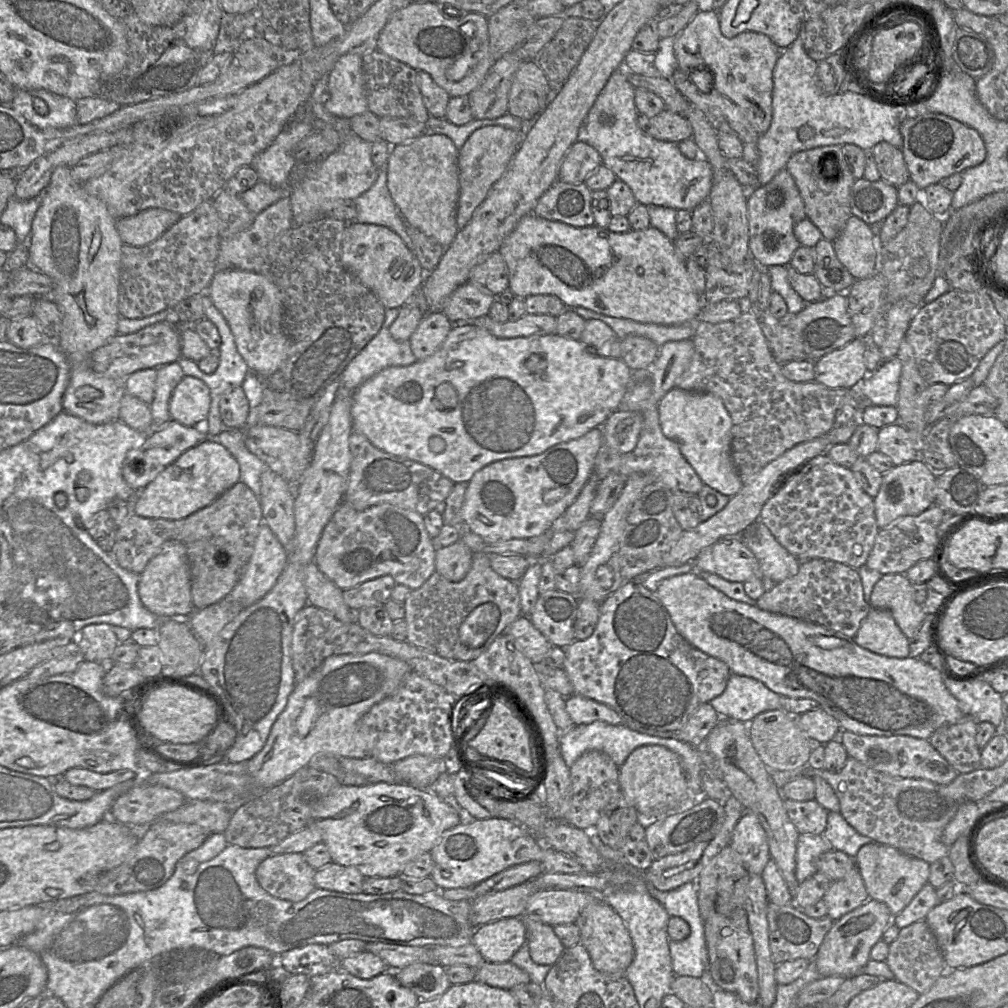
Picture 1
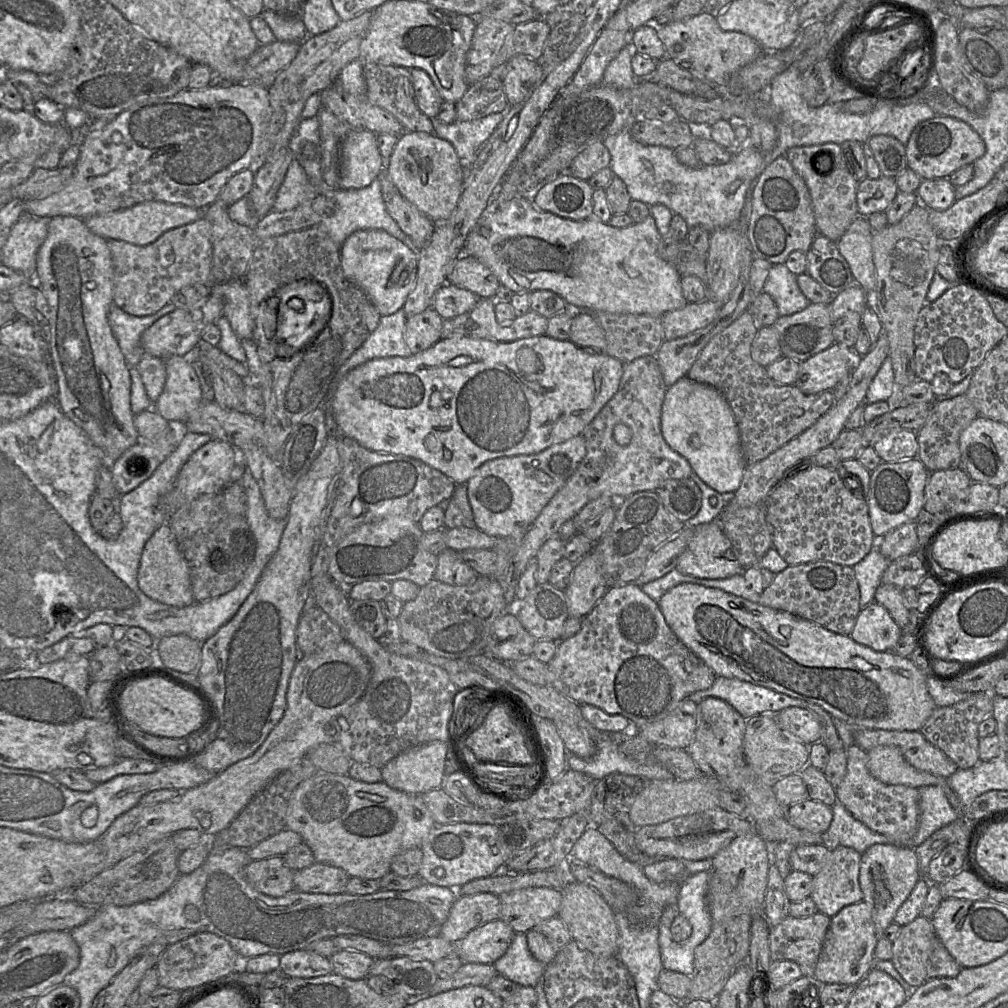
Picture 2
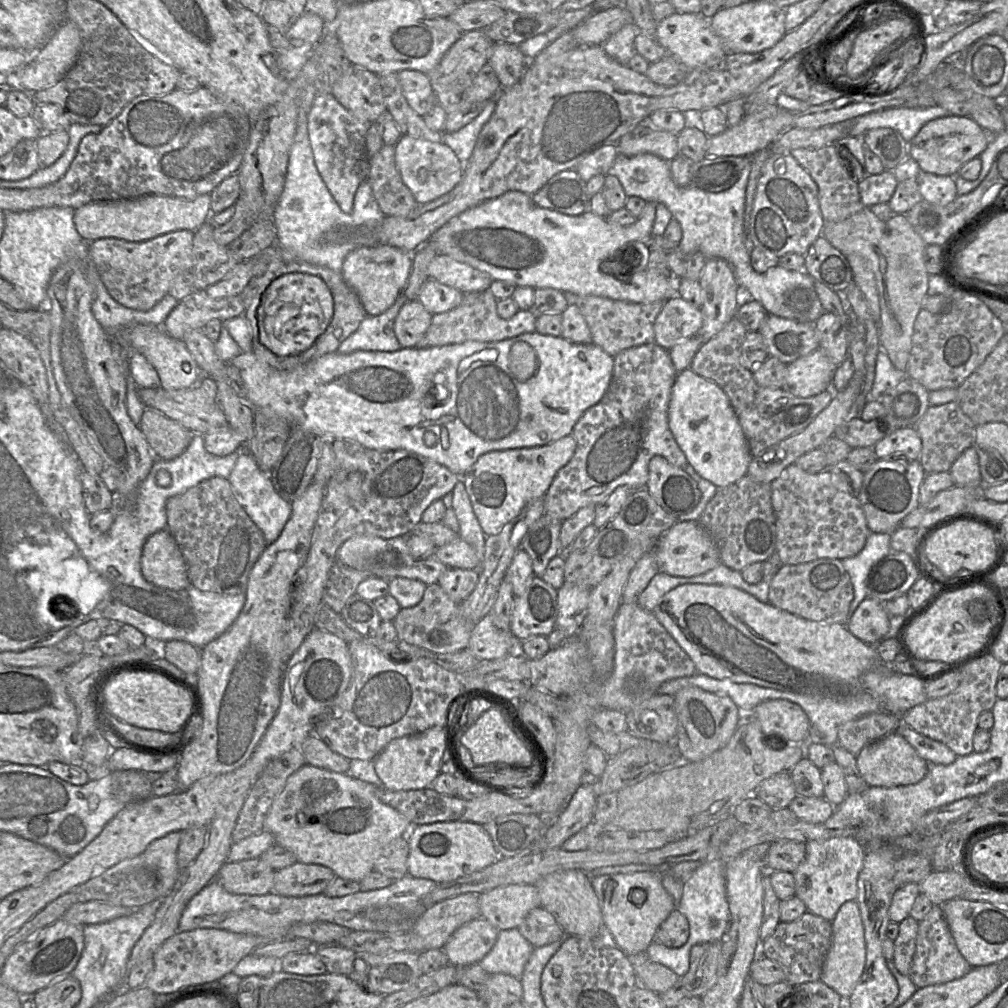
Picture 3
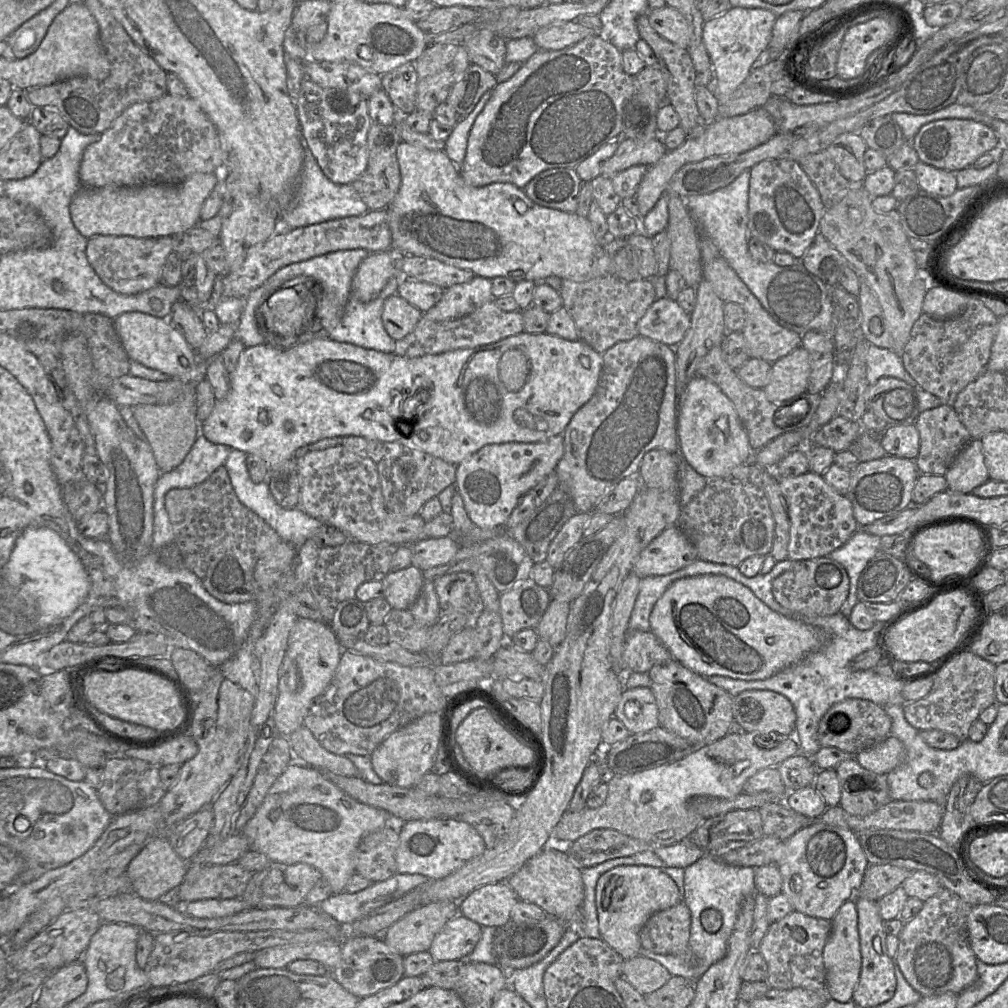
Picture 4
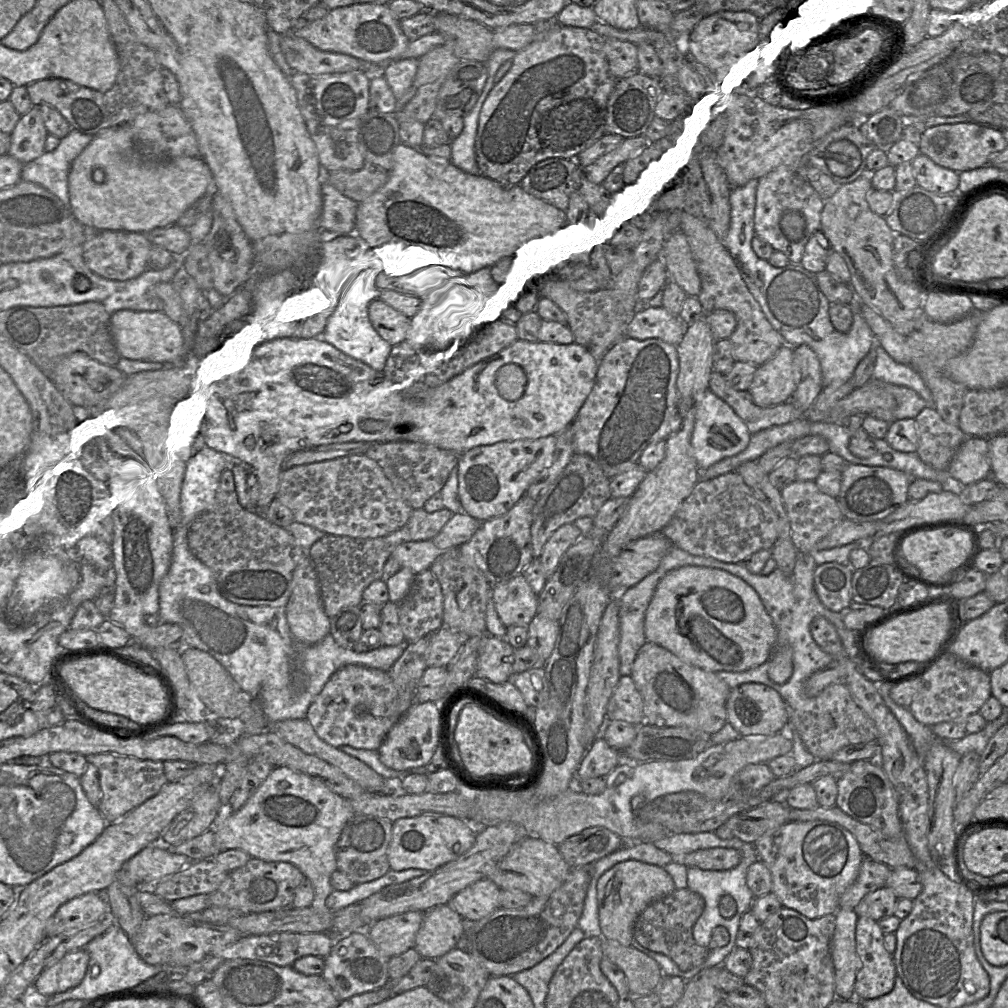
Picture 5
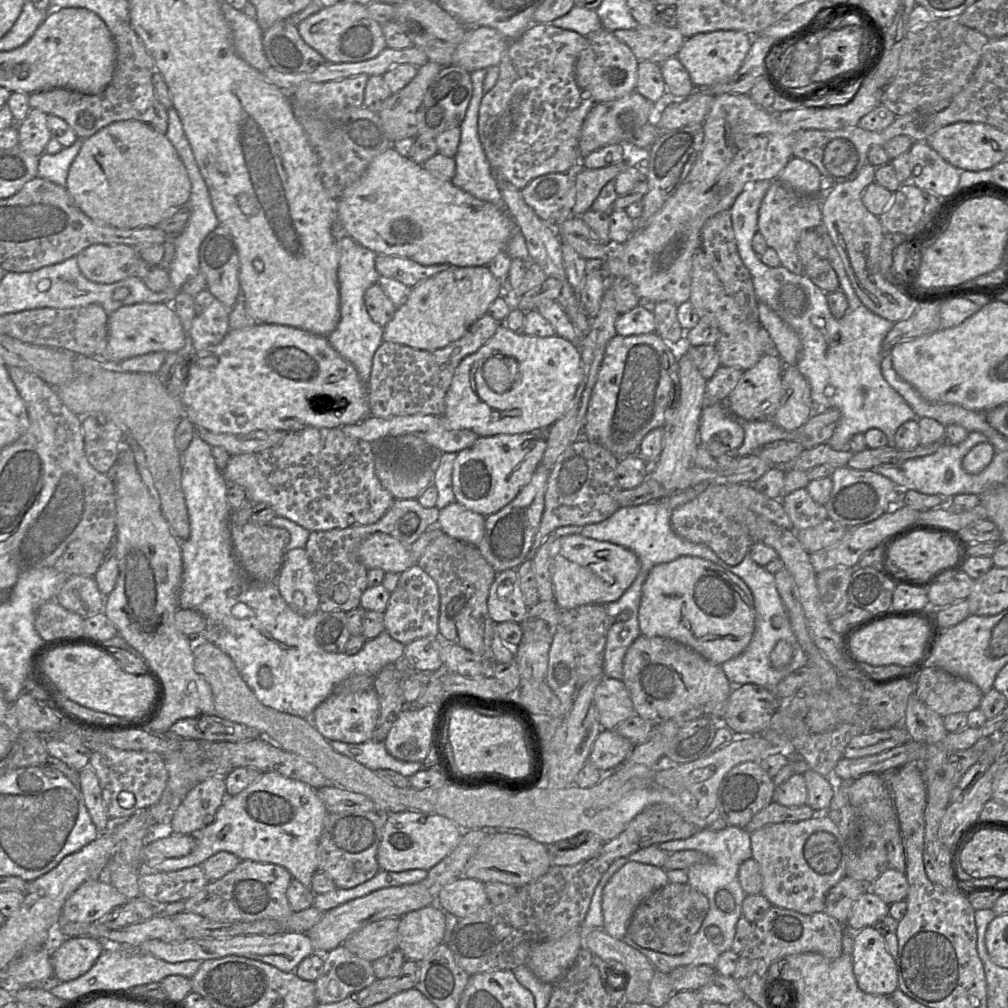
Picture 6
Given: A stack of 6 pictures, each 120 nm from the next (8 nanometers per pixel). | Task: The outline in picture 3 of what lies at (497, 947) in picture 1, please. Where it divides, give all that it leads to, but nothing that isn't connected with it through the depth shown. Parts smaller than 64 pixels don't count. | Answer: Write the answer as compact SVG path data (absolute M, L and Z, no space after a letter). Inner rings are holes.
M480 917L458 928L449 938L443 951L451 965L477 964L493 948L499 930Z

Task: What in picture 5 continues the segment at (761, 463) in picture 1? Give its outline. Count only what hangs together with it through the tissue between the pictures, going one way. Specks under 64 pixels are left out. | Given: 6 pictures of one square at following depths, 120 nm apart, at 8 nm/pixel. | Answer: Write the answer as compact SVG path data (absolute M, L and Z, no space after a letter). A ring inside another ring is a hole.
M716 371L710 375L709 389L734 410L751 434L772 426L787 424L804 416L793 406L790 399L773 407L756 405L749 391L735 390L728 384L725 375Z

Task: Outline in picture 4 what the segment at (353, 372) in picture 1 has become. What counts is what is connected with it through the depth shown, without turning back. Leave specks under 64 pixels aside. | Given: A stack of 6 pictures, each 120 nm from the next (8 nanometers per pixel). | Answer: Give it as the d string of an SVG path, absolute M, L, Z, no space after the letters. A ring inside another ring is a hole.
M394 275L380 294L368 303L350 297L347 301L339 324L329 338L336 342L349 343L383 353L392 353L395 340L386 332L382 322L385 300L397 294L402 275Z

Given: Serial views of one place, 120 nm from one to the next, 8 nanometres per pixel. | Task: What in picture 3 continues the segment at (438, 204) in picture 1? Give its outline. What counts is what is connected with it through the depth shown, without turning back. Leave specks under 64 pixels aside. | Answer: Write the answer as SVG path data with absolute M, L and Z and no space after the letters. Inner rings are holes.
M402 135L395 144L395 163L401 179L416 202L429 203L450 192L462 179L464 164L443 142Z

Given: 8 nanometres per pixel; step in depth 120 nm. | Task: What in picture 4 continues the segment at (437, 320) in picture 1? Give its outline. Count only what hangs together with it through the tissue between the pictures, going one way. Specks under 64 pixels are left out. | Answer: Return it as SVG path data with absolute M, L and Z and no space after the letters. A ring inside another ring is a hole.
M398 294L389 296L384 302L382 322L386 332L395 341L411 333L423 313Z

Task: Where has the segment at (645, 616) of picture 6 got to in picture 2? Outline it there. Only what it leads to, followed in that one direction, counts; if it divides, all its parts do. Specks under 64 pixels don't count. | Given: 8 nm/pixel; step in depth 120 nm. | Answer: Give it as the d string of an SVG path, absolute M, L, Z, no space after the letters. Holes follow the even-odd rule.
M683 583L671 588L662 595L658 605L666 623L674 634L688 649L700 658L717 677L750 682L783 693L792 698L804 700L810 704L816 704L822 707L832 718L839 719L856 728L919 731L937 707L927 690L926 684L928 676L926 676L908 657L901 657L893 651L876 651L854 641L850 635L841 635L832 632L812 621L802 619L788 612L775 610L761 604L750 602L720 589L693 583Z

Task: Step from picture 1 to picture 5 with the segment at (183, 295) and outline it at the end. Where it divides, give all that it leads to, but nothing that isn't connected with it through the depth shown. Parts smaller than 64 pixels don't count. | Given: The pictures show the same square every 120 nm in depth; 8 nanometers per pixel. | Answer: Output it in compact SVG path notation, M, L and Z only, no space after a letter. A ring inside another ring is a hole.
M100 231L83 244L83 259L95 274L115 281L134 279L148 269L148 256L153 247L146 234Z

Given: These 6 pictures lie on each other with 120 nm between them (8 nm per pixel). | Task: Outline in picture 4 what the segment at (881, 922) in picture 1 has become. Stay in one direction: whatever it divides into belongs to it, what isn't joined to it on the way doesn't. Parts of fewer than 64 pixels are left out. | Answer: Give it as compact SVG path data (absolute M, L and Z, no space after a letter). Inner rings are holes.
M854 900L844 902L831 920L832 929L823 949L826 987L830 998L841 1003L851 1002L861 971L858 915Z

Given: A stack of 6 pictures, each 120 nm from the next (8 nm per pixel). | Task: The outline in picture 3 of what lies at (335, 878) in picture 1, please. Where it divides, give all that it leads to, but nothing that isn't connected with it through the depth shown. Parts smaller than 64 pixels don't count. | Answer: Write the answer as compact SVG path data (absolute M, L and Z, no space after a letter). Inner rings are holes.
M295 864L275 871L270 893L288 897L322 894L336 877L333 870L319 864Z

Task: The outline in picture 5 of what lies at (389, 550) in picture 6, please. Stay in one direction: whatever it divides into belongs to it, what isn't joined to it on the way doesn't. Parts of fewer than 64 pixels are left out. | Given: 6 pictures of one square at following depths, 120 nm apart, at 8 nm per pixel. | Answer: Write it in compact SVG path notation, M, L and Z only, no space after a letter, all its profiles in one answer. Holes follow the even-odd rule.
M431 540L410 541L398 545L391 557L402 567L409 568L414 574L429 569L433 561L441 554Z

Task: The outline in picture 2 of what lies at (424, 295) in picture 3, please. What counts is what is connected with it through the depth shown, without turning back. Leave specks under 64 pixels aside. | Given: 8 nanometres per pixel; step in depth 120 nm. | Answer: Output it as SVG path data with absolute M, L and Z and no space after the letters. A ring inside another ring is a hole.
M446 283L434 294L431 305L445 320L470 311L480 299L467 289Z

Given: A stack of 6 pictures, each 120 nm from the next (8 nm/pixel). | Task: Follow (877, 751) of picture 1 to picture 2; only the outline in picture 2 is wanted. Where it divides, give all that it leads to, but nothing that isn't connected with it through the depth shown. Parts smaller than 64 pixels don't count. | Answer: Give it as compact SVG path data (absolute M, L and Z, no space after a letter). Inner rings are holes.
M855 728L854 743L868 752L877 746L896 746L904 759L918 770L948 778L957 765L926 740L920 731Z

